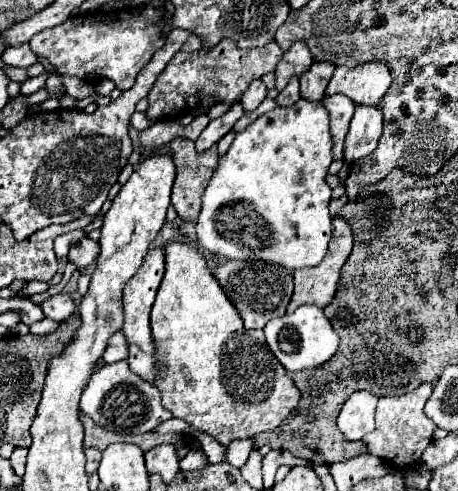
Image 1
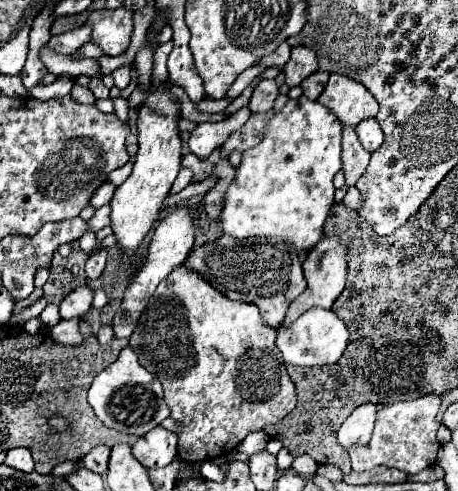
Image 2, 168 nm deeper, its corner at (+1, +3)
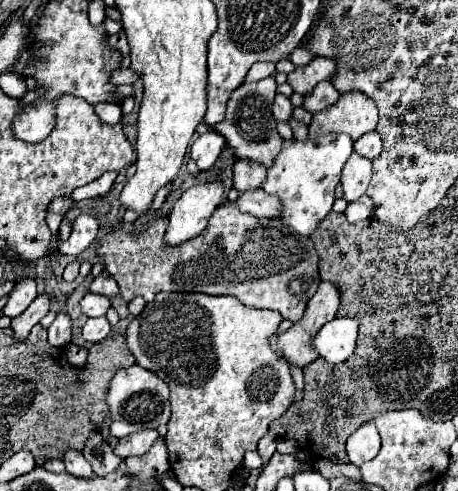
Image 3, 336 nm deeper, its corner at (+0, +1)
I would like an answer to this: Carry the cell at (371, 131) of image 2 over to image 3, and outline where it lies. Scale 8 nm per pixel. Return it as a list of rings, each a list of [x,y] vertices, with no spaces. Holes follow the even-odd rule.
[[[376,131],[362,135],[356,143],[354,143],[354,151],[366,159],[376,159],[376,155],[382,151],[382,139],[378,137]]]

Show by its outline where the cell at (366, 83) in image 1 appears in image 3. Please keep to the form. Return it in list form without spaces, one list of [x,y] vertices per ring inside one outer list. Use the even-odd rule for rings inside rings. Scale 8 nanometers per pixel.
[[[344,93],[340,101],[312,117],[308,127],[308,137],[316,139],[316,135],[326,133],[346,133],[356,141],[360,135],[366,135],[376,129],[378,109],[370,97],[360,93]]]

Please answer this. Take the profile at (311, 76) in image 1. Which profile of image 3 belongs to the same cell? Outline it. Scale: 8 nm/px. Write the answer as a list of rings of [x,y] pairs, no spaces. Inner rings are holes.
[[[330,81],[320,83],[312,95],[304,97],[304,109],[310,113],[318,113],[324,111],[326,107],[332,107],[338,101],[338,91],[334,89],[334,85]]]

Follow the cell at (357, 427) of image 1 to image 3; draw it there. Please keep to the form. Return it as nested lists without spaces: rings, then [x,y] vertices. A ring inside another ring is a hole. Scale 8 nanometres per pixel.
[[[368,421],[358,431],[354,431],[354,435],[348,437],[346,453],[348,453],[350,463],[360,467],[362,463],[366,463],[366,461],[374,459],[374,455],[378,455],[378,447],[380,447],[380,435],[374,427],[374,421]]]

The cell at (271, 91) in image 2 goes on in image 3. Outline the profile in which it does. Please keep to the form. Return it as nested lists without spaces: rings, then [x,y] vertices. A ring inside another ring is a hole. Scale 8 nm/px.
[[[276,95],[274,99],[274,107],[272,107],[272,113],[276,117],[276,121],[288,121],[292,117],[292,103],[288,97],[284,95]]]

